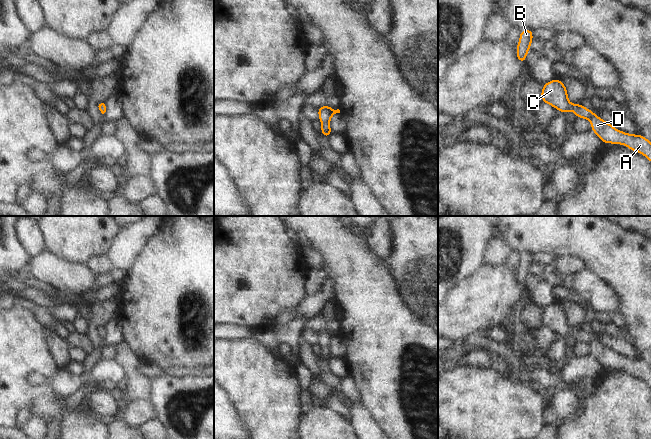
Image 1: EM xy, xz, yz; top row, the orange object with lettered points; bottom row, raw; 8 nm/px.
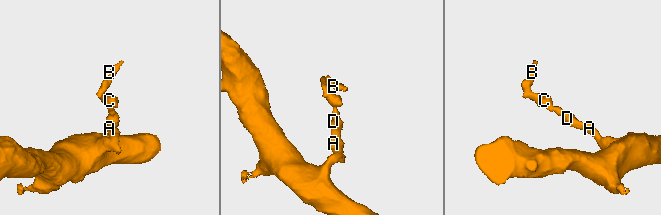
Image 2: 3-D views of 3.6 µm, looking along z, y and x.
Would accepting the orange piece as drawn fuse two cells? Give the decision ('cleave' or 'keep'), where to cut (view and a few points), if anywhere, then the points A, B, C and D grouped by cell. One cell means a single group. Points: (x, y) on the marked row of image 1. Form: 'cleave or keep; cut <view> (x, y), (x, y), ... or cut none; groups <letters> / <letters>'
keep; cut none; groups A B C D

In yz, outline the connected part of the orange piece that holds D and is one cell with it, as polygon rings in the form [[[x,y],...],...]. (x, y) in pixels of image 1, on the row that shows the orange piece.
[[[554,79],[543,85],[541,99],[546,104],[550,104],[562,114],[566,114],[570,109],[577,118],[589,119],[592,123],[591,130],[604,143],[614,143],[626,145],[629,149],[642,153],[651,161],[651,142],[641,136],[631,135],[615,129],[612,125],[596,116],[592,110],[588,110],[581,104],[570,104],[566,92],[566,86],[559,80]]]

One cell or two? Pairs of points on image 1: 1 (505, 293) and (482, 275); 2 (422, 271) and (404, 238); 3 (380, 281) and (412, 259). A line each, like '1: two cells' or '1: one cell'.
1: one cell
2: one cell
3: two cells

